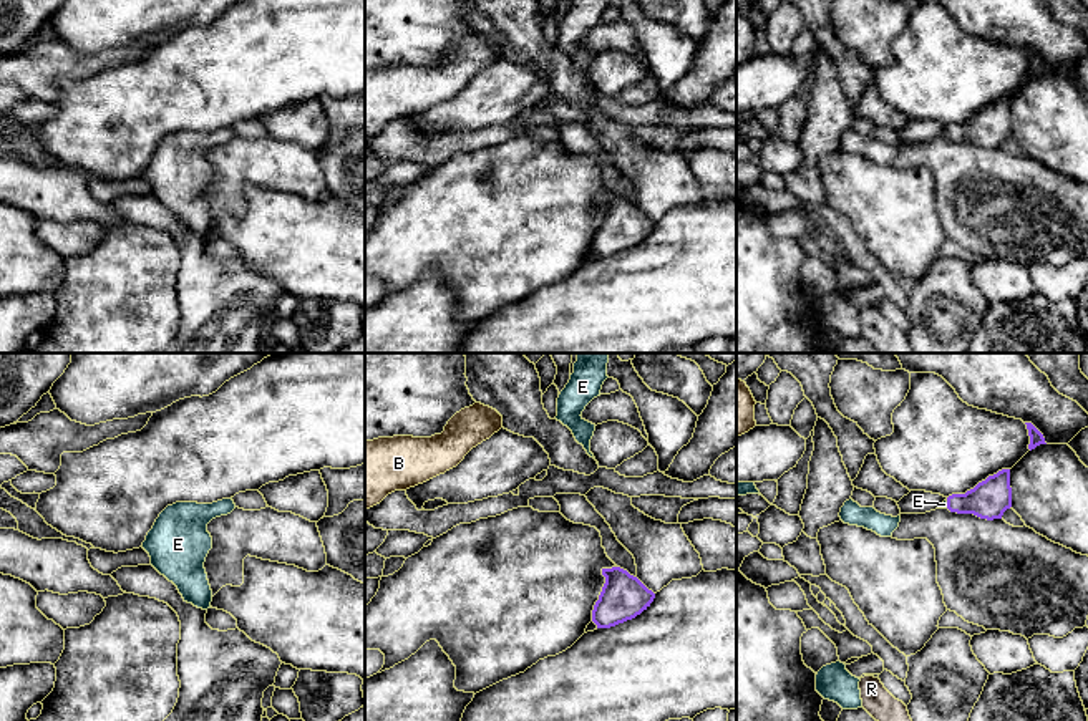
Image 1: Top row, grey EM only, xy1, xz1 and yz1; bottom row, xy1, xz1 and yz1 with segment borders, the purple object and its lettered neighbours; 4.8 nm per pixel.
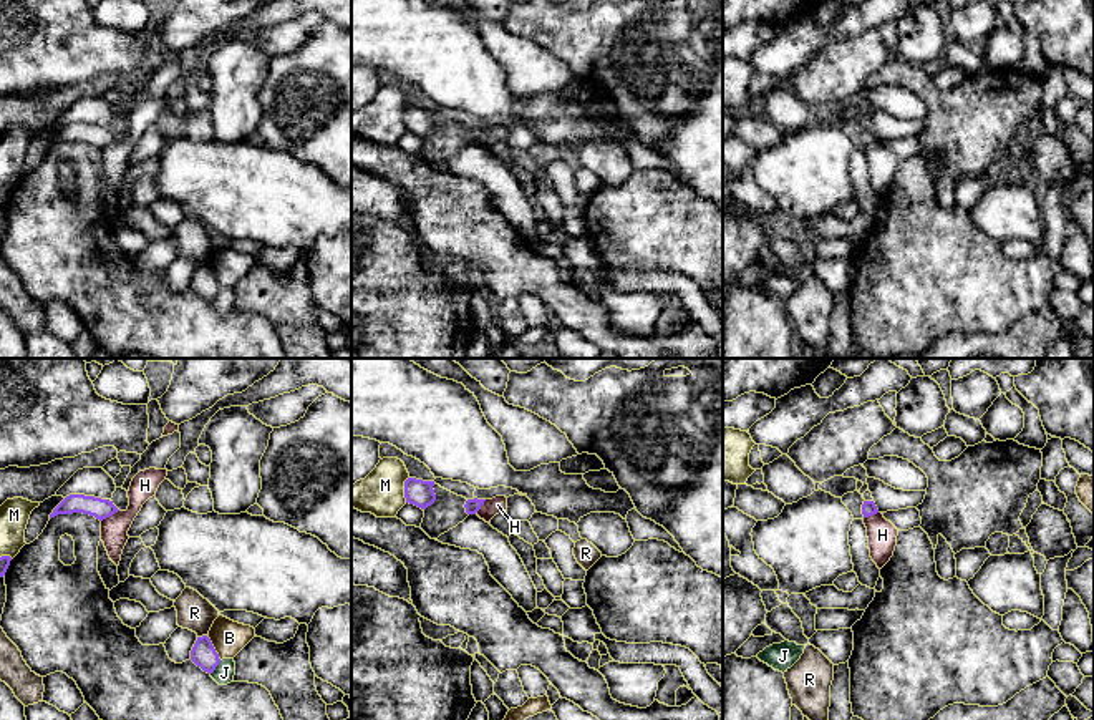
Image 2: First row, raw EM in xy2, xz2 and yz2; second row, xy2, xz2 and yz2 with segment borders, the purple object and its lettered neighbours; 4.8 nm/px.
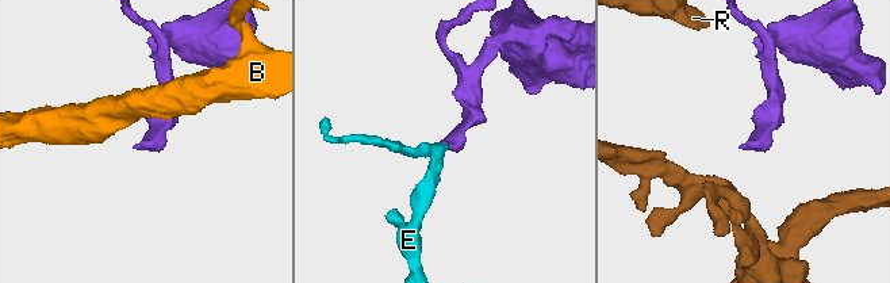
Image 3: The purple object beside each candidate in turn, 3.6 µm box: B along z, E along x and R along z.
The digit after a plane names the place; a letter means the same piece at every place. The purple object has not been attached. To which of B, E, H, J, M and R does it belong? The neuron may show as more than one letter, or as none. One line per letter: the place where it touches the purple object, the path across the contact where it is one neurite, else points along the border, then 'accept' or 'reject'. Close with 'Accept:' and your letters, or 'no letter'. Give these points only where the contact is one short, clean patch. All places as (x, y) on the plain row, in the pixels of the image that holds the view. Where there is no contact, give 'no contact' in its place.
B: meets purple in xy2 at (212, 276); reject
E: meets purple in yz1 at (947, 133); runs through yz1 (989, 128), (947, 133), (944, 133); accept
H: meets purple in xy2 at (110, 143); border along xy2 (118, 138), (101, 150); reject
J: meets purple in xy2 at (216, 294); reject
M: meets purple in xz2 at (405, 118); reject
R: meets purple in xy2 at (203, 264); reject
Accept: E

